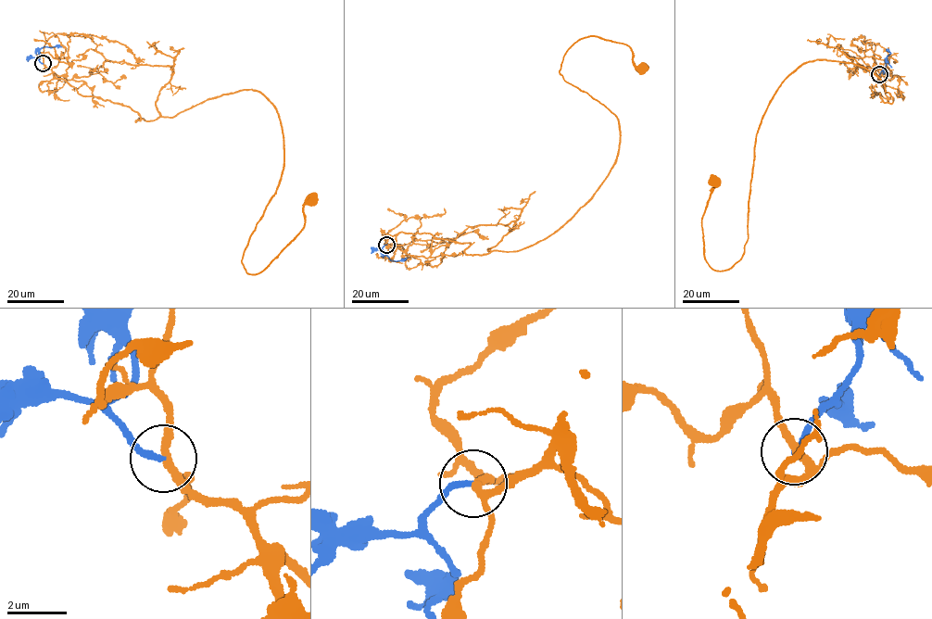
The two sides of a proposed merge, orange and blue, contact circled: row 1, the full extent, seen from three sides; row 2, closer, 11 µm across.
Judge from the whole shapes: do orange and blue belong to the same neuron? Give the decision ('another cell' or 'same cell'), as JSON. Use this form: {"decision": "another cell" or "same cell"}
{"decision": "another cell"}

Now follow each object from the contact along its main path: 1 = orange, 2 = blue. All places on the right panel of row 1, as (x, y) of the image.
1: (879, 73), (872, 95), (891, 103), (851, 62), (784, 80), (742, 258), (720, 271), (701, 223), (714, 178)
2: (879, 73), (890, 54), (886, 50)

